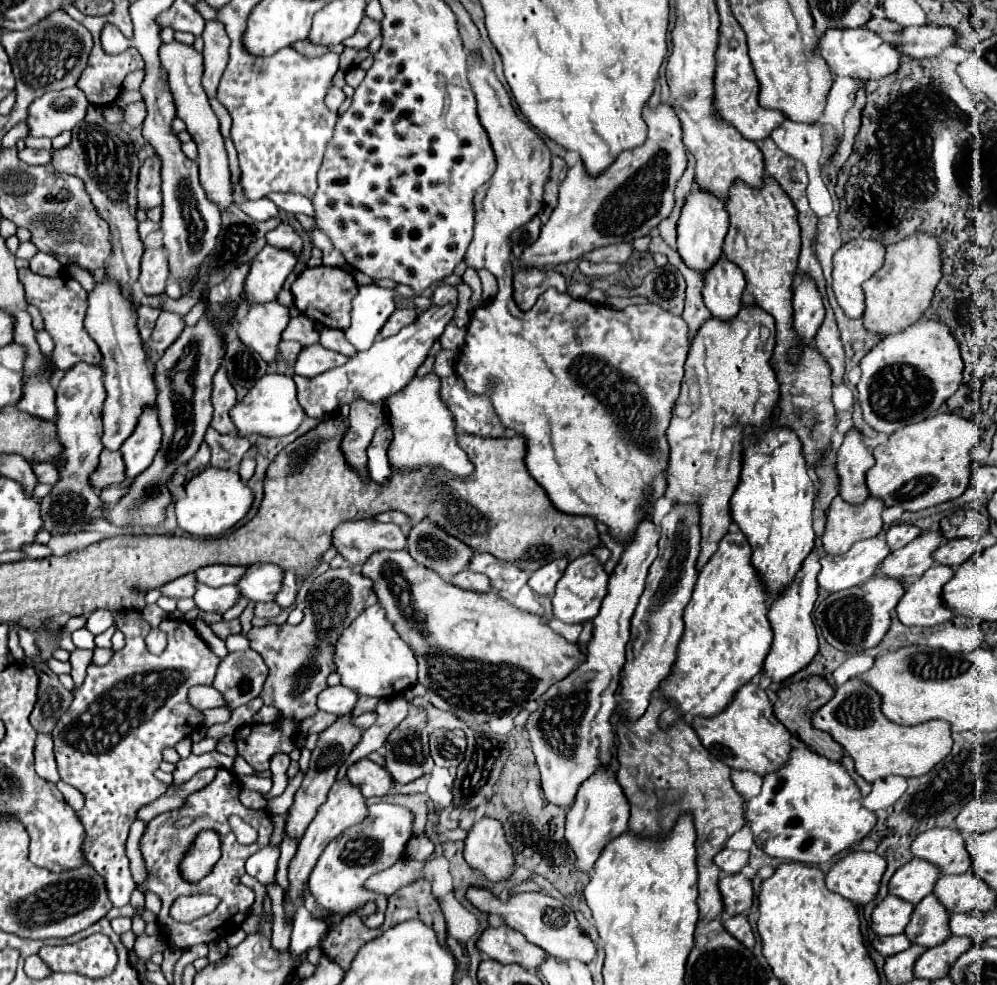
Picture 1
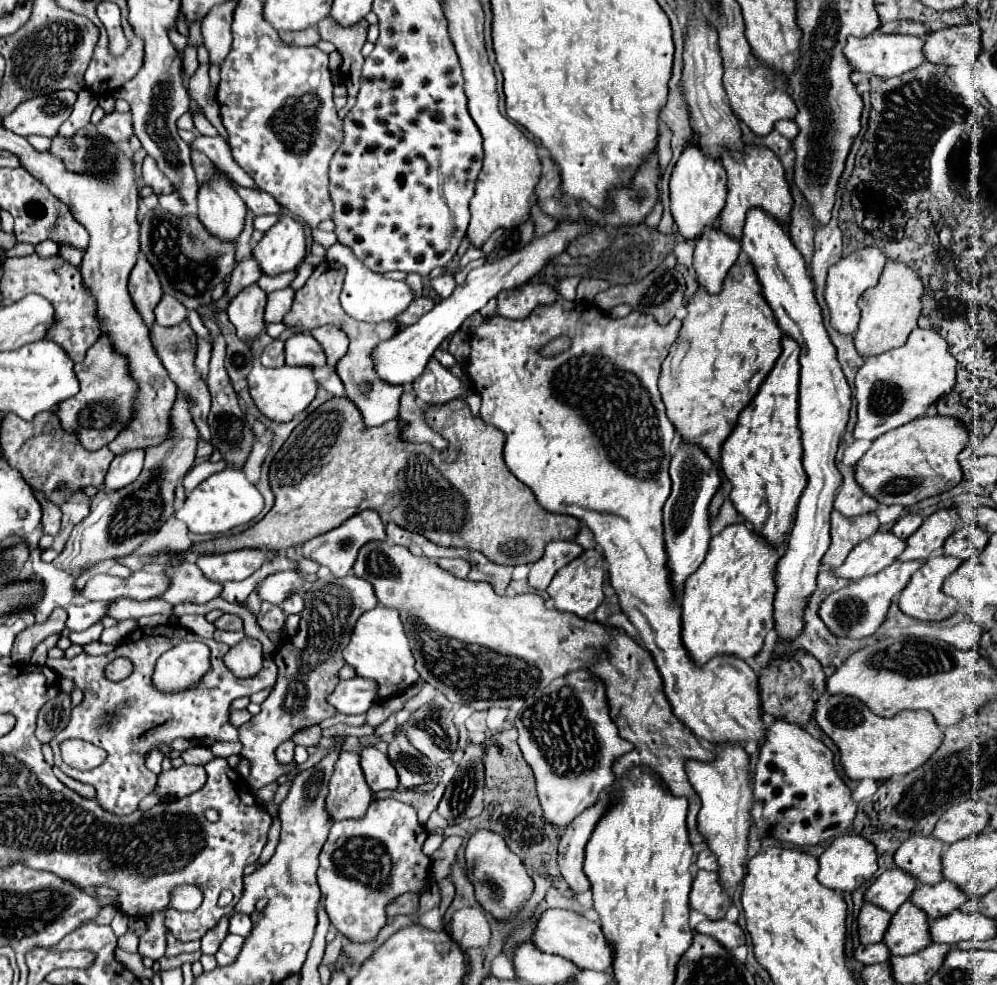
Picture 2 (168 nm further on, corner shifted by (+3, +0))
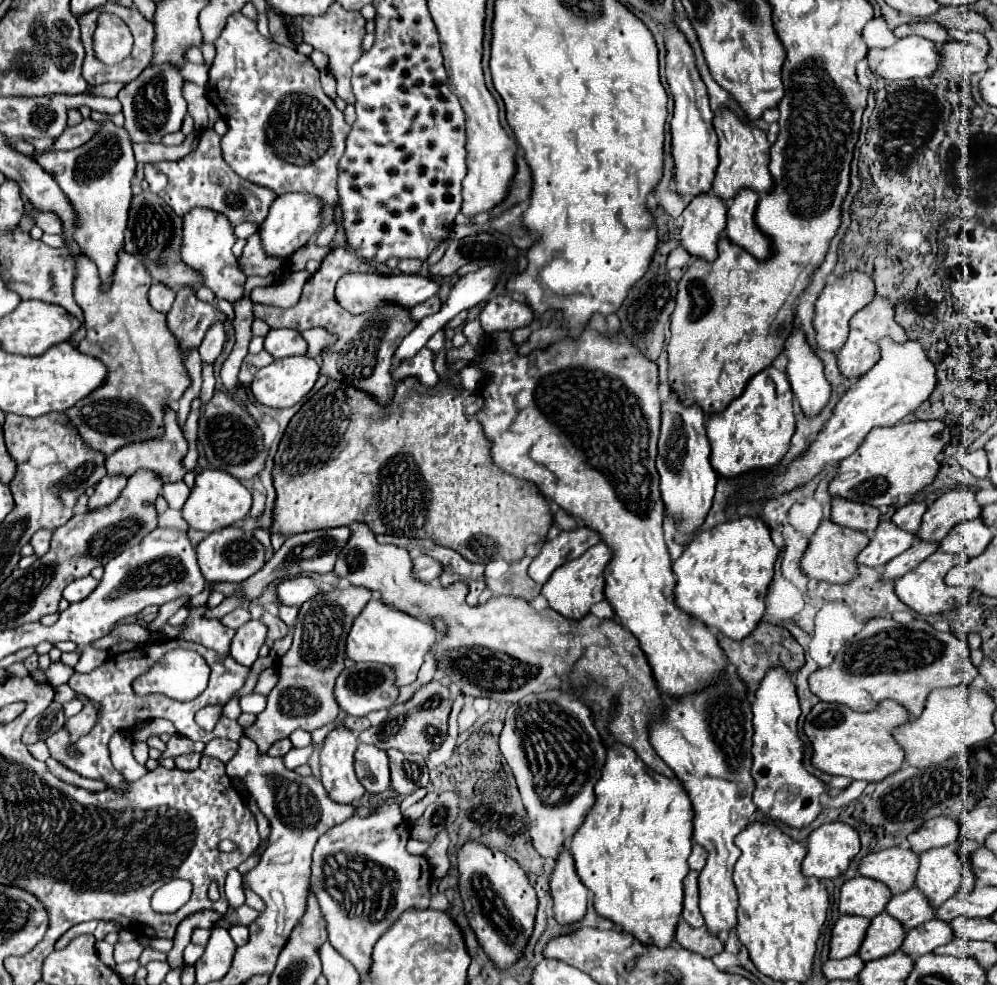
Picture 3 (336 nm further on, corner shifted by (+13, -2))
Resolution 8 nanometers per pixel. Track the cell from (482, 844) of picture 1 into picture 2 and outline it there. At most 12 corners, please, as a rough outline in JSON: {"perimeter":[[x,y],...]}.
{"perimeter":[[477,830],[465,848],[475,898],[517,916],[533,880],[505,840]]}

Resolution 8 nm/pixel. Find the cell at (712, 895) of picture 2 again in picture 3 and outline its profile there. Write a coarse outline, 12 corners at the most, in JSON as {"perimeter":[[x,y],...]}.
{"perimeter":[[695,870],[685,876],[683,918],[705,926]]}

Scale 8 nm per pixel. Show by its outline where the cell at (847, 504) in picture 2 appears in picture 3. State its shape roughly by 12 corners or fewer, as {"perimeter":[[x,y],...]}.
{"perimeter":[[831,496],[831,520],[873,532],[879,510]]}

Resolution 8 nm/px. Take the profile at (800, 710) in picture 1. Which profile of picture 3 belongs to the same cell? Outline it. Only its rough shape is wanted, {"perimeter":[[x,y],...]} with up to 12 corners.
{"perimeter":[[759,622],[747,640],[719,634],[727,660],[755,696],[771,668],[795,676],[803,646],[783,626]]}

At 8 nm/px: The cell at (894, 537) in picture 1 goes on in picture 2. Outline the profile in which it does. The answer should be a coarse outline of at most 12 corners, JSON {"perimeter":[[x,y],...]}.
{"perimeter":[[909,512],[893,526],[893,534],[909,538],[921,524],[919,514]]}

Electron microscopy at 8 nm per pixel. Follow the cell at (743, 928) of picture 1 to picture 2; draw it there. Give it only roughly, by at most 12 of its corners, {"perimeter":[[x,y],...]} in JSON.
{"perimeter":[[703,920],[699,934],[715,938],[727,950],[745,944],[735,922]]}

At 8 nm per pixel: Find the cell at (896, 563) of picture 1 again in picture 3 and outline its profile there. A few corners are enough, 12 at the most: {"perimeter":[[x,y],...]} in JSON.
{"perimeter":[[969,488],[949,490],[927,506],[915,536],[941,542],[953,526],[977,518]]}

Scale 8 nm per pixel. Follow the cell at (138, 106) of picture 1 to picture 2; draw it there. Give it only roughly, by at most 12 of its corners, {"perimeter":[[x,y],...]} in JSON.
{"perimeter":[[111,112],[97,124],[97,132],[111,142],[133,136],[131,114]]}

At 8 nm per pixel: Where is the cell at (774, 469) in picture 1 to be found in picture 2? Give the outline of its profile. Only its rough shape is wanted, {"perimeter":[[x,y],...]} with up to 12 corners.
{"perimeter":[[799,350],[723,442],[735,510],[775,548],[807,484]]}

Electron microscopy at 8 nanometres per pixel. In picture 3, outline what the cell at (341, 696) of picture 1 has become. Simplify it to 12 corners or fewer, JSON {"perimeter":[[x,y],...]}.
{"perimeter":[[353,664],[335,682],[349,716],[391,708],[391,668]]}

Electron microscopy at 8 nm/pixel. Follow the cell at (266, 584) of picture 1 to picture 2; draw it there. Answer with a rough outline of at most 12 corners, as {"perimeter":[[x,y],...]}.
{"perimeter":[[295,570],[265,578],[257,592],[271,604],[303,594],[303,578]]}

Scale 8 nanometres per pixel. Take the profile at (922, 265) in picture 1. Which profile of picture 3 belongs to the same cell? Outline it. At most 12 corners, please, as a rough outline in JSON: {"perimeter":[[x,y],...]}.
{"perimeter":[[873,296],[849,322],[837,352],[841,374],[863,376],[881,338],[907,340],[887,296]]}

